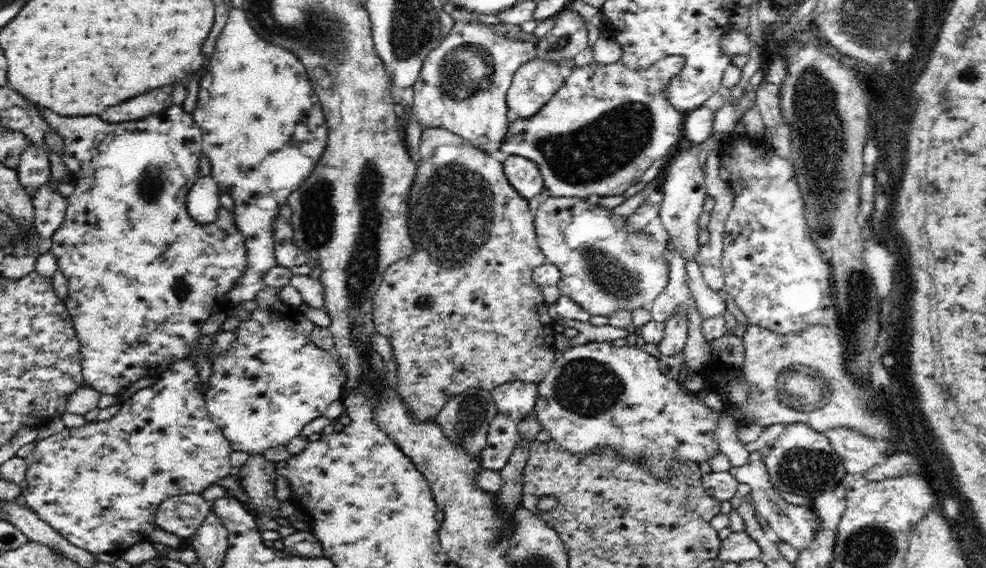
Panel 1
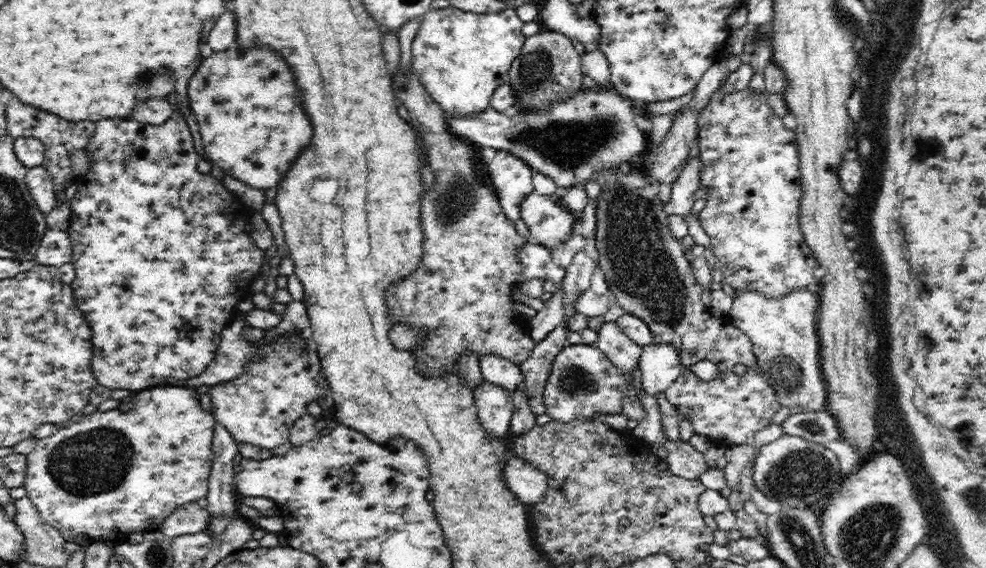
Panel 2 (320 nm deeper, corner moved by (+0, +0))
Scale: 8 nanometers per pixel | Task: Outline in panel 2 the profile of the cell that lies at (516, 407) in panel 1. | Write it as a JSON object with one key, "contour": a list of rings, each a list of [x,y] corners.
{"contour":[[[486,357],[481,362],[481,371],[486,383],[504,387],[511,395],[515,395],[524,384],[524,375],[518,364],[504,358]]]}

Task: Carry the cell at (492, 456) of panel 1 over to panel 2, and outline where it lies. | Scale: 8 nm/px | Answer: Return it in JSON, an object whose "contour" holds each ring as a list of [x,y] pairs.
{"contour":[[[482,383],[473,394],[477,416],[483,433],[492,442],[500,442],[509,434],[514,415],[513,395],[504,387]]]}

